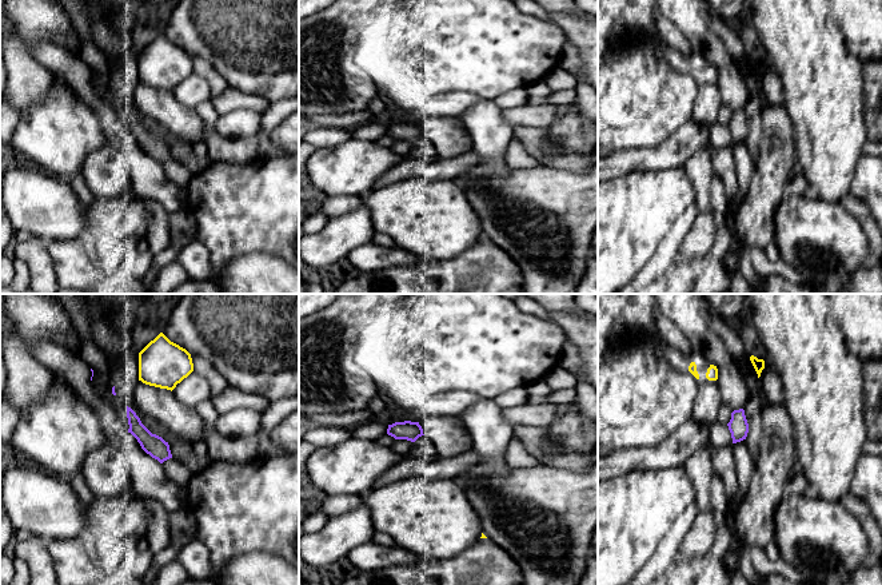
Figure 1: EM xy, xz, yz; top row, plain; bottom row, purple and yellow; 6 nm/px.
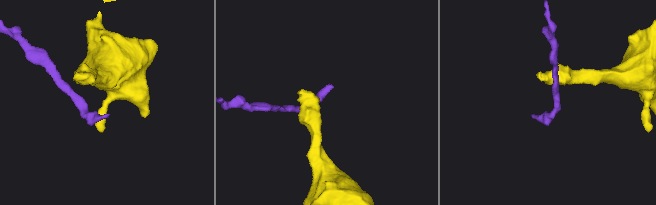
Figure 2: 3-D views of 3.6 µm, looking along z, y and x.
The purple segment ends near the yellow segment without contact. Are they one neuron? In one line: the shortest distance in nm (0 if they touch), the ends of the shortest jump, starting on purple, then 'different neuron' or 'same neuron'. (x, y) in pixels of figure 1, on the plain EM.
160 nm apart; from purple across xy (114, 87), (139, 80); different neuron

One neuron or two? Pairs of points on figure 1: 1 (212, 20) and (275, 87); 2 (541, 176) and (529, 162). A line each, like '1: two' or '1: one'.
1: one
2: two

